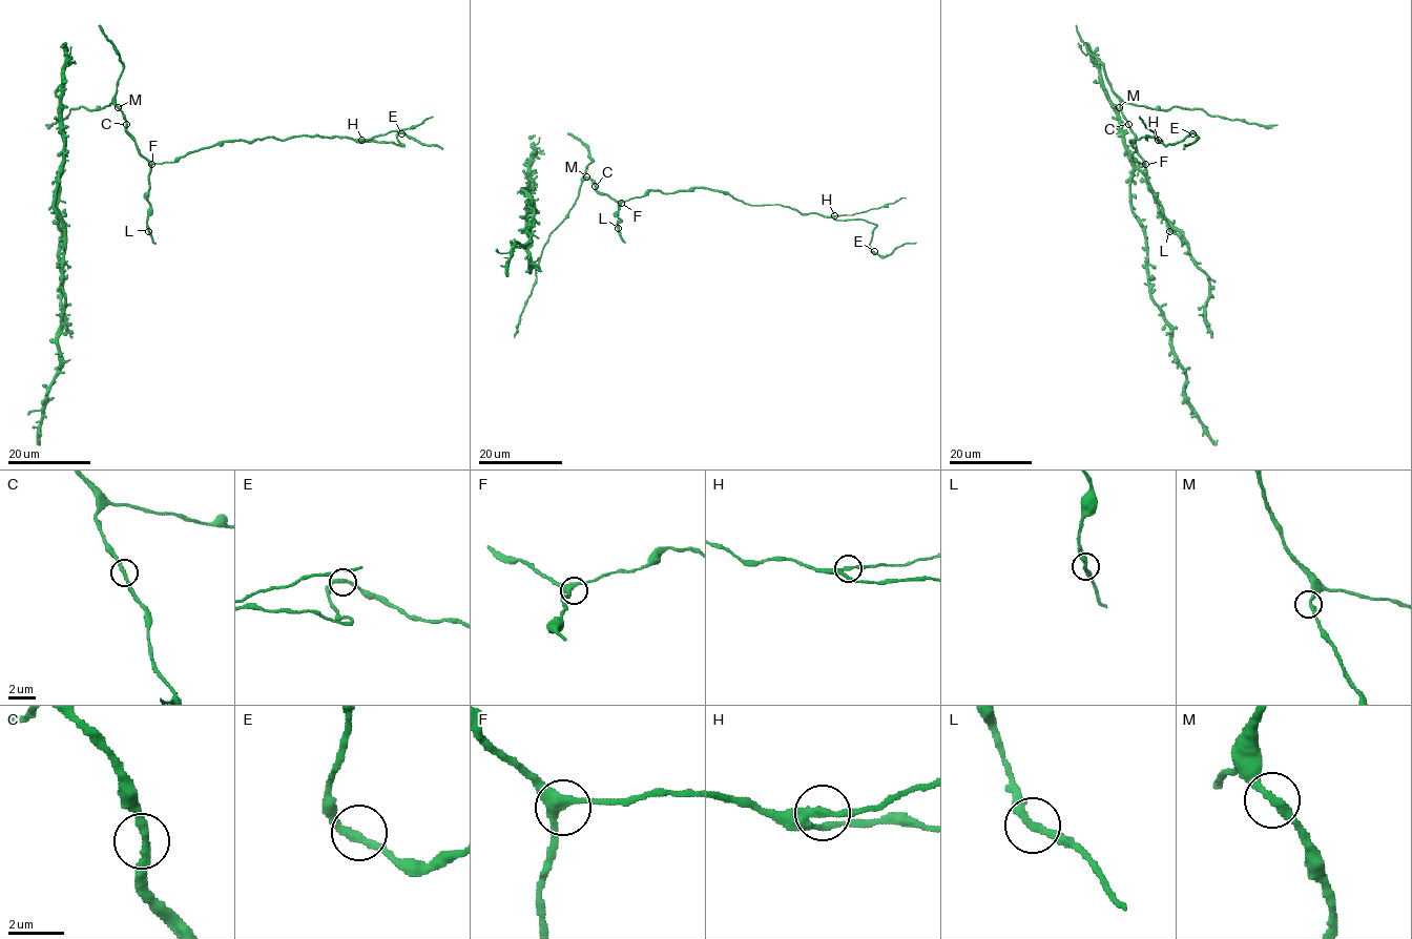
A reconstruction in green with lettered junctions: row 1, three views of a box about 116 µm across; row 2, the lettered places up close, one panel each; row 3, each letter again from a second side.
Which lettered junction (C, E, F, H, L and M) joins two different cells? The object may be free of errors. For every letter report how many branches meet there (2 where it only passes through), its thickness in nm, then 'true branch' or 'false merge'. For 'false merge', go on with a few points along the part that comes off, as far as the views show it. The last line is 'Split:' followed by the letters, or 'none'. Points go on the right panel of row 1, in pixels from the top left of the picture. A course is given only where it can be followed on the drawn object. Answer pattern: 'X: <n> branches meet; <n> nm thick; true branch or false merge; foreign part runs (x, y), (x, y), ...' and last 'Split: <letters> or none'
C: 2 branches meet; 280 nm thick; true branch
E: 2 branches meet; 280 nm thick; true branch
F: 3 branches meet; 360 nm thick; true branch
H: 3 branches meet; 240 nm thick; true branch
L: 2 branches meet; 320 nm thick; true branch
M: 2 branches meet; 280 nm thick; true branch
Split: none

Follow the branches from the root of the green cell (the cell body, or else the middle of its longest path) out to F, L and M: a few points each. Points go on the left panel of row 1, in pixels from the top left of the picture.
F: (115, 48), (123, 64), (116, 106), (123, 115), (126, 131), (138, 150), (151, 164)
L: (115, 48), (123, 64), (116, 106), (123, 115), (126, 131), (149, 164), (148, 231)
M: (115, 48), (123, 64), (116, 95), (118, 107)

